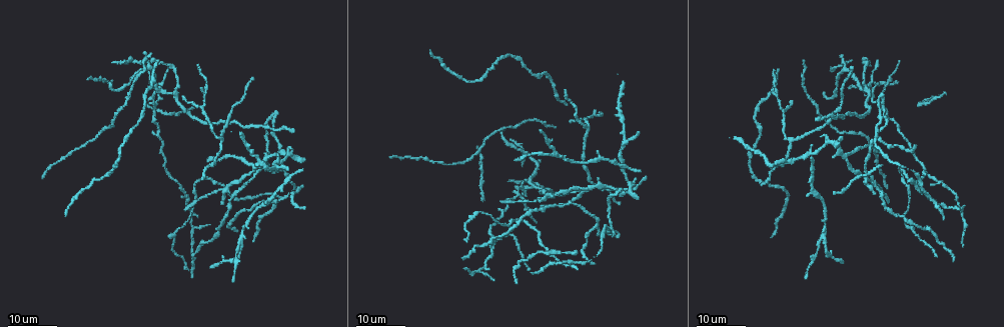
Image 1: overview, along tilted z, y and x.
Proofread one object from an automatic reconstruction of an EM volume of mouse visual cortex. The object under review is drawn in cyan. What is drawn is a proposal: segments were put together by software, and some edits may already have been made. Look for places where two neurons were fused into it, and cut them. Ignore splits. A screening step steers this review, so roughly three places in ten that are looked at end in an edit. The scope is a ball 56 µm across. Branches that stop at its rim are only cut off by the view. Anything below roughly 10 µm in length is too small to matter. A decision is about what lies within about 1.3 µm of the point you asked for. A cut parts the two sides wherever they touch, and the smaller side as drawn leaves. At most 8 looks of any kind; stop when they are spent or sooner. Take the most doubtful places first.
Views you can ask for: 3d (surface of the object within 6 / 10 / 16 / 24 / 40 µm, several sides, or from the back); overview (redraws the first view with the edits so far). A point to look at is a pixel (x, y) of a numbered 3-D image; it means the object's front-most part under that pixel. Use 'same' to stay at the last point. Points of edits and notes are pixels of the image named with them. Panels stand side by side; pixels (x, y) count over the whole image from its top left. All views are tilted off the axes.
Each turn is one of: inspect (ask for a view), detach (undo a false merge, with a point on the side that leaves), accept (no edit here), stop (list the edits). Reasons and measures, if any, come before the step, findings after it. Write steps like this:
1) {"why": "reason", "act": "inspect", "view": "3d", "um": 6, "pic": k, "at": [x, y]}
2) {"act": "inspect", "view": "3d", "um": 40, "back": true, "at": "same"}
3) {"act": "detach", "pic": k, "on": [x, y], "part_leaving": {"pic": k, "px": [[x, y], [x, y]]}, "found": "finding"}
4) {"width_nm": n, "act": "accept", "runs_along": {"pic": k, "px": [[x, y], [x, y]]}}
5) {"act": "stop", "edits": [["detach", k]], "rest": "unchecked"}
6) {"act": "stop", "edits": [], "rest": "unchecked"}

{"why": "four or more arms meet", "act": "inspect", "view": "3d", "um": 16, "pic": 1, "at": [224, 191]}

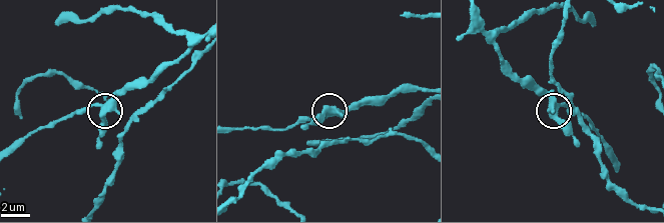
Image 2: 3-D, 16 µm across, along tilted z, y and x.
{"act": "inspect", "view": "3d", "um": 6, "pic": 2, "at": [329, 113]}

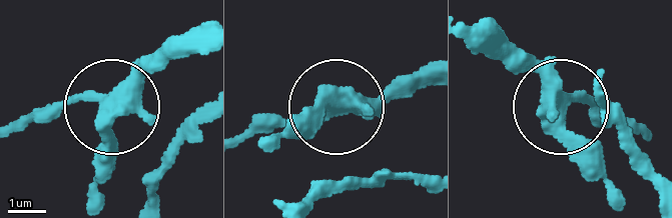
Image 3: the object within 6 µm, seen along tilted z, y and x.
{"act": "inspect", "view": "3d", "um": 6, "back": true, "pic": 3, "at": [107, 97]}

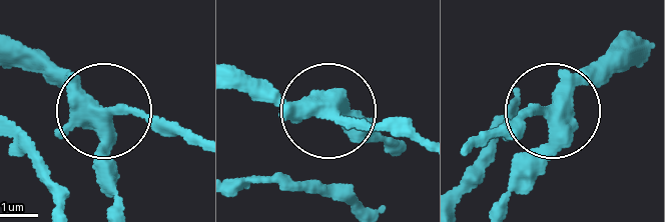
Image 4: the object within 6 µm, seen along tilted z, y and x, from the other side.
{"arms": 4, "act": "accept", "found": "continuous, no second neuron"}

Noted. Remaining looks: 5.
{"why": "three-way junction", "act": "inspect", "view": "3d", "um": 24, "pic": 1, "at": [867, 86]}

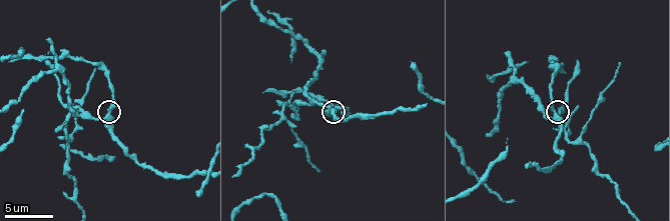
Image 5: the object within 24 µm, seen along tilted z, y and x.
{"act": "inspect", "view": "3d", "um": 6, "pic": 5, "at": [111, 113]}

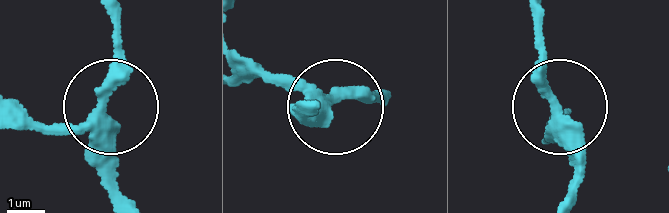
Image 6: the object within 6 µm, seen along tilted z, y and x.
{"act": "inspect", "view": "3d", "um": 6, "back": true, "pic": 6, "at": [551, 104]}

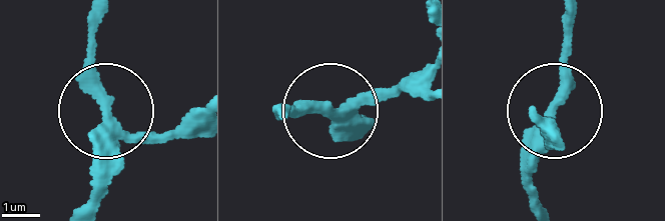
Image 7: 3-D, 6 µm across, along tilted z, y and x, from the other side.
{"side_arm_um": 30, "arms": 3, "act": "accept", "found": "all the same neuron"}

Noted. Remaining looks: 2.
{"why": "branch point", "act": "inspect", "view": "3d", "um": 24, "pic": 1, "at": [591, 186]}

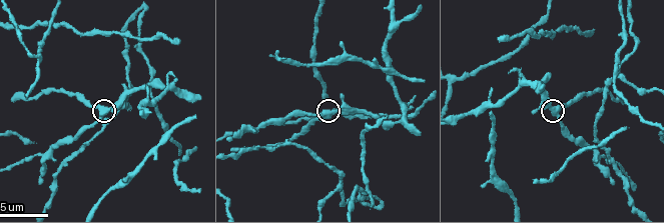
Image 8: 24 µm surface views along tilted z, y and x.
{"act": "inspect", "view": "3d", "um": 10, "pic": 8, "at": [555, 109]}

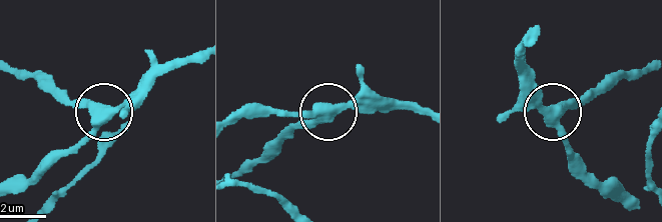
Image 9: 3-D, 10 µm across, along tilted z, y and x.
{"arms": 3, "act": "accept", "runs_along": {"pic": 9, "px": [[632, 206], [575, 168], [555, 114], [583, 106]]}, "found": "one neuron here"}

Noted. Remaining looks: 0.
{"act": "stop", "edits": [], "rest": "unchecked"}

